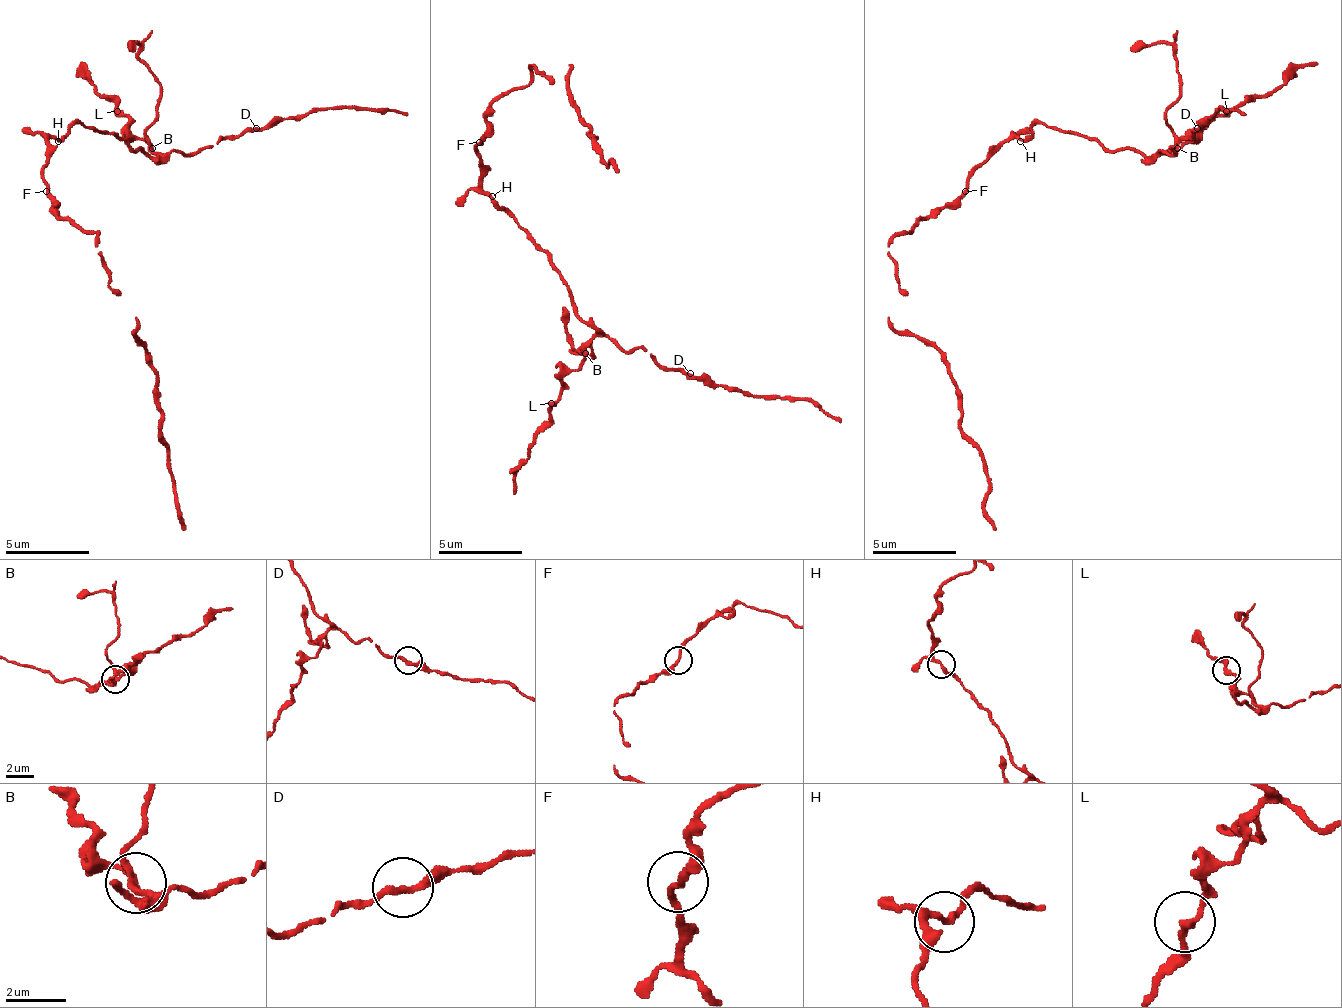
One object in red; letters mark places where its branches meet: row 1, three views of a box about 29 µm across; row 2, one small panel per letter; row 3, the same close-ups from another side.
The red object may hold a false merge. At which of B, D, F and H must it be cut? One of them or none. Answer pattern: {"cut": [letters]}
{"cut": ["B"]}

